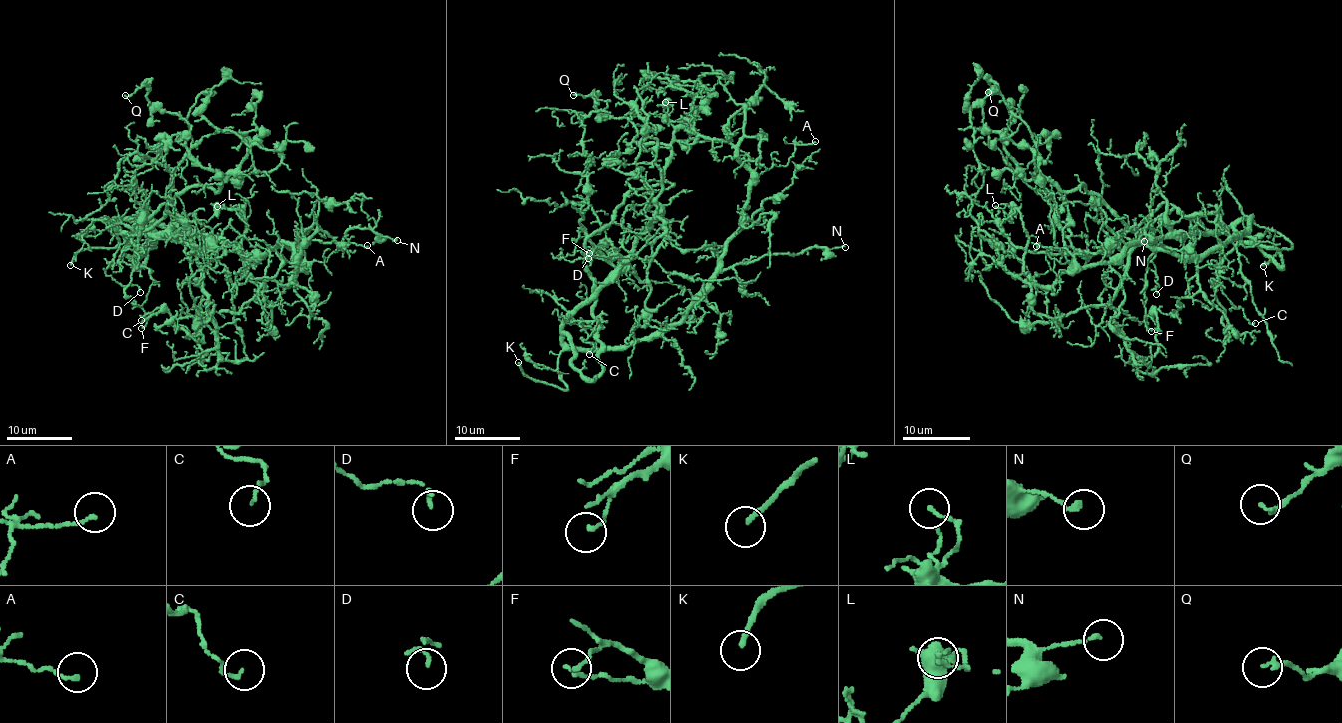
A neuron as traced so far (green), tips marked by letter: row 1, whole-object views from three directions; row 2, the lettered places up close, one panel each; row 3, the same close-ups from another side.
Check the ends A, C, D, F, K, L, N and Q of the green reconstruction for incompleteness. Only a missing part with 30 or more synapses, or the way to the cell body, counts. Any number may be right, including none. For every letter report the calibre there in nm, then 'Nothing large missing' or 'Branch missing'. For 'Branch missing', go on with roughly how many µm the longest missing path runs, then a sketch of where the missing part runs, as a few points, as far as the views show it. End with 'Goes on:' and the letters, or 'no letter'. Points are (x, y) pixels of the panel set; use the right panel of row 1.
A: Thickness 140 nm. Nothing large missing
C: Thickness 120 nm. Nothing large missing
D: Thickness 100 nm. Nothing large missing
F: Thickness 160 nm. Nothing large missing
K: Thickness 190 nm. Branch missing. Missing length about 50 µm. Course of what is missing: (1263, 266), (1245, 277), (1224, 304), (1216, 328), (1216, 394), (1187, 428), (1166, 418), (1138, 382), (1144, 373)
L: Thickness 130 nm. Nothing large missing
N: Thickness 170 nm. Nothing large missing
Q: Thickness 170 nm. Nothing large missing
Goes on: K

